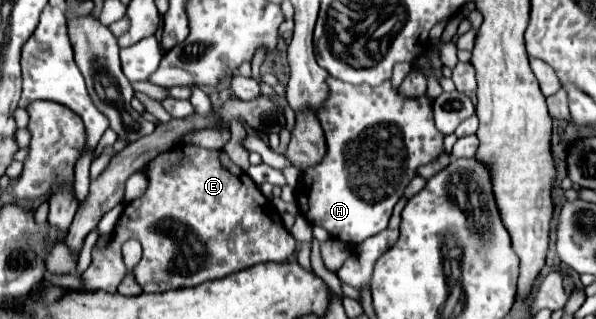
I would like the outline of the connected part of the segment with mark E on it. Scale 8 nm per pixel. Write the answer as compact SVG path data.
M178 145L158 159L150 161L148 167L148 189L142 197L130 201L122 211L108 247L92 249L92 265L82 273L82 289L86 291L108 291L116 293L116 287L124 279L122 243L128 239L138 239L142 245L142 259L134 267L132 275L140 283L142 291L164 293L168 289L194 287L210 279L222 279L230 273L248 269L256 263L286 261L296 251L296 241L282 225L282 219L268 201L258 185L242 171L224 151L212 151L200 145Z

